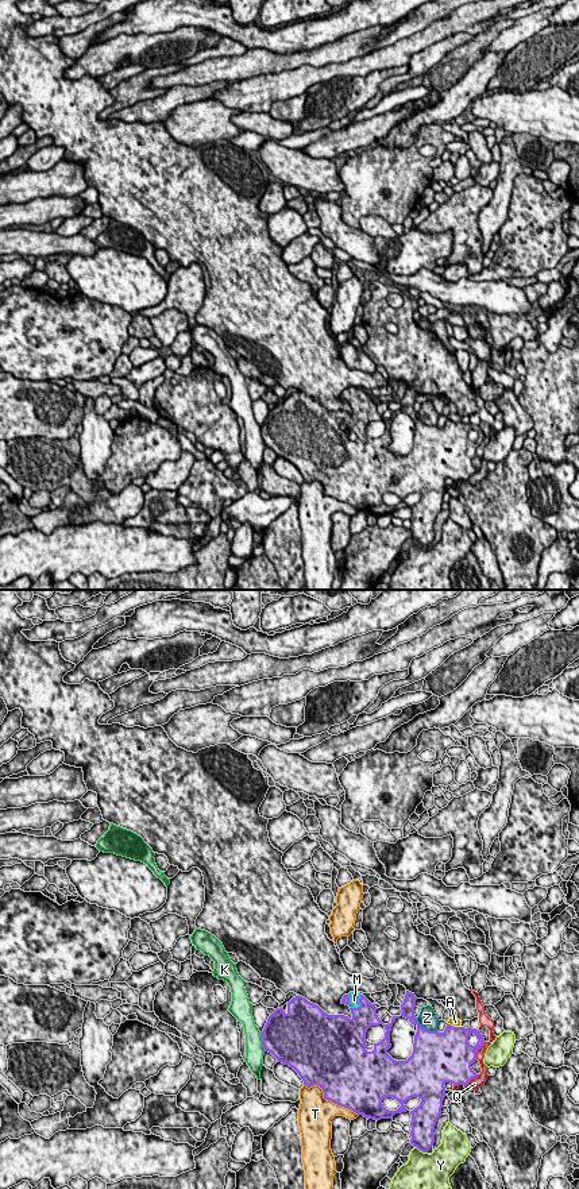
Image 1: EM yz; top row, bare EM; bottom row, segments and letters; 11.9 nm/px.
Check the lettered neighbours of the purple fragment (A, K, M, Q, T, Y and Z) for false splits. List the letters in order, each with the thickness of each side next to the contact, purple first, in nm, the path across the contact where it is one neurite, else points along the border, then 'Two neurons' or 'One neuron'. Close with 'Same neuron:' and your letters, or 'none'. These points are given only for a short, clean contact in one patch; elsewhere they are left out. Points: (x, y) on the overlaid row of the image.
A: Thickness 420 nm (purple) against 120 nm. Two neurons
K: Thickness 480 nm (purple) against 220 nm. Two neurons
M: Thickness 280 nm (purple) against 130 nm. Path across: yz (365, 1016), (361, 1004), (354, 1000). One neuron
Q: Thickness 380 nm (purple) against 100 nm. Two neurons
T: Thickness 500 nm (purple) against 400 nm. Two neurons
Y: Thickness 280 nm (purple) against 420 nm. Two neurons
Z: Thickness 440 nm (purple) against 220 nm. Two neurons
Same neuron: M

